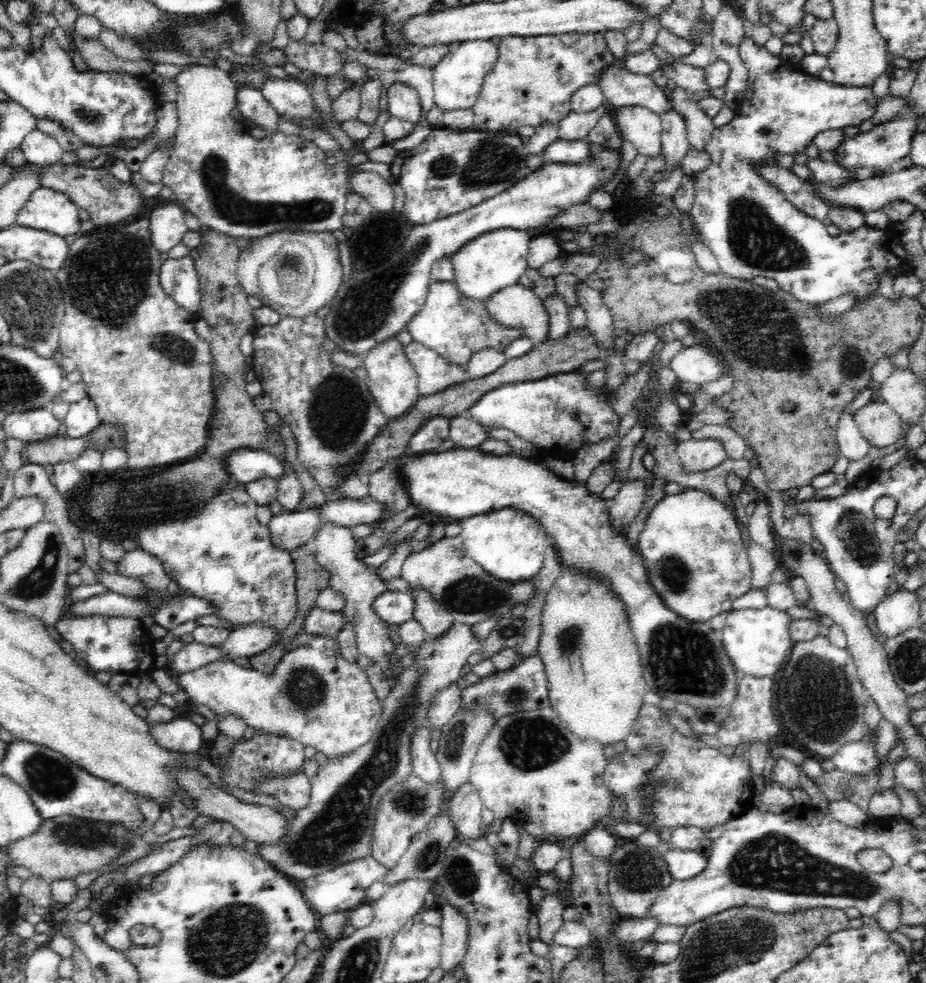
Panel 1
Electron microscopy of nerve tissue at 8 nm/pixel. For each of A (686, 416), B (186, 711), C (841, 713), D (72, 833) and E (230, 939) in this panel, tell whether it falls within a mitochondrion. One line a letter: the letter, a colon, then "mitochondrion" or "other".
A: other
B: other
C: mitochondrion
D: mitochondrion
E: mitochondrion

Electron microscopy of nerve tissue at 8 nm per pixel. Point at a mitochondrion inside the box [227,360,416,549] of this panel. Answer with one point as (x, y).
(338, 406)

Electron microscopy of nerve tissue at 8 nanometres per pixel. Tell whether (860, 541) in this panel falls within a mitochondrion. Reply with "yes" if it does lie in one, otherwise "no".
yes

